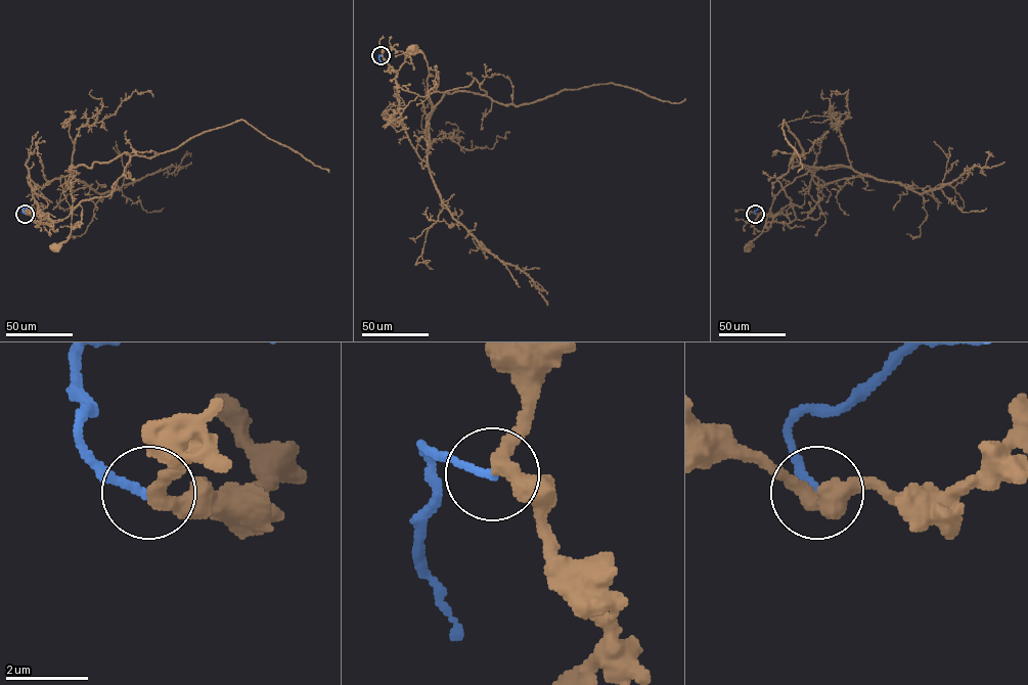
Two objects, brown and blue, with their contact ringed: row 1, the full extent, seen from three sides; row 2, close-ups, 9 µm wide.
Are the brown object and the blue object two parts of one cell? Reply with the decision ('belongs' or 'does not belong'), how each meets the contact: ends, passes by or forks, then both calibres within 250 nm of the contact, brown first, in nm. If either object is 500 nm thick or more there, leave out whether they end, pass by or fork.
does not belong; brown passes by; blue ends there; 340 nm thick on the brown side, 200 nm on the other

